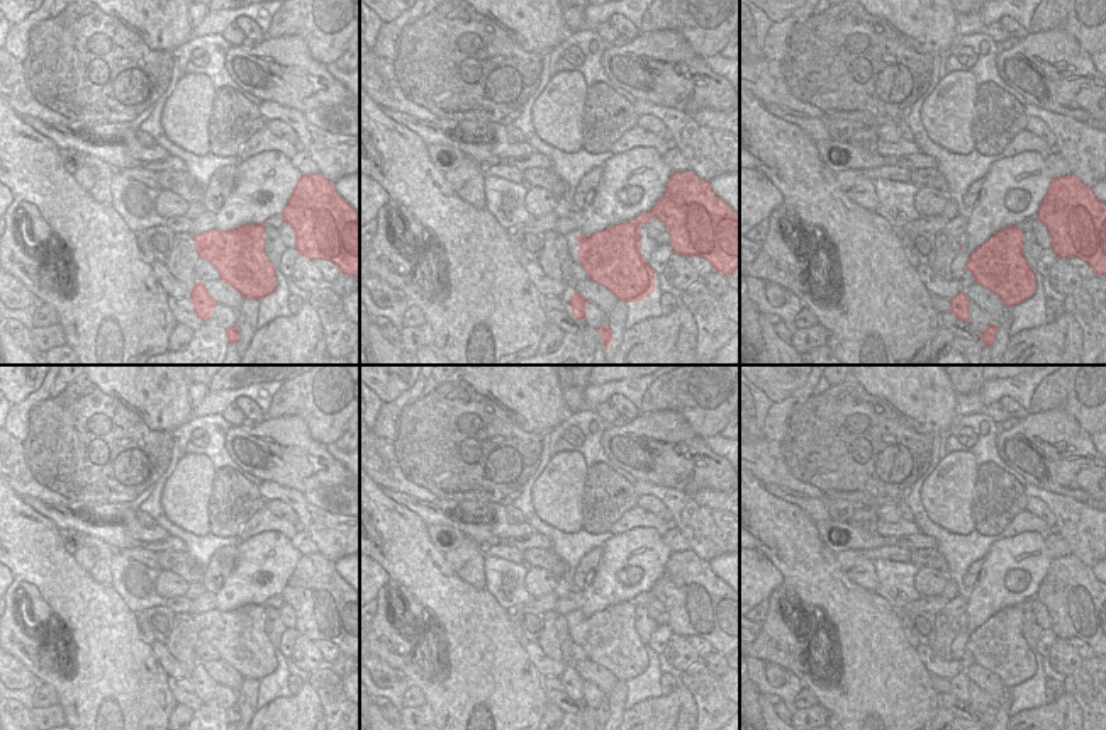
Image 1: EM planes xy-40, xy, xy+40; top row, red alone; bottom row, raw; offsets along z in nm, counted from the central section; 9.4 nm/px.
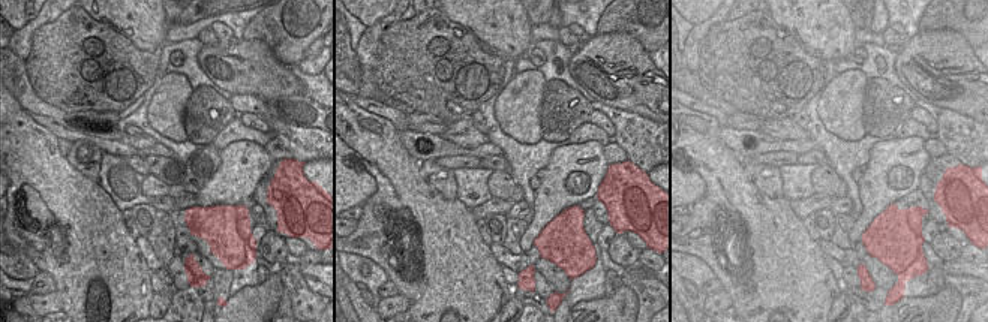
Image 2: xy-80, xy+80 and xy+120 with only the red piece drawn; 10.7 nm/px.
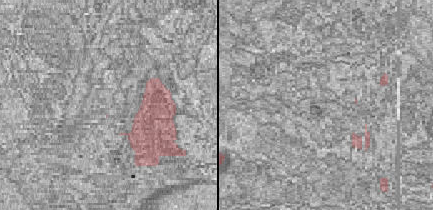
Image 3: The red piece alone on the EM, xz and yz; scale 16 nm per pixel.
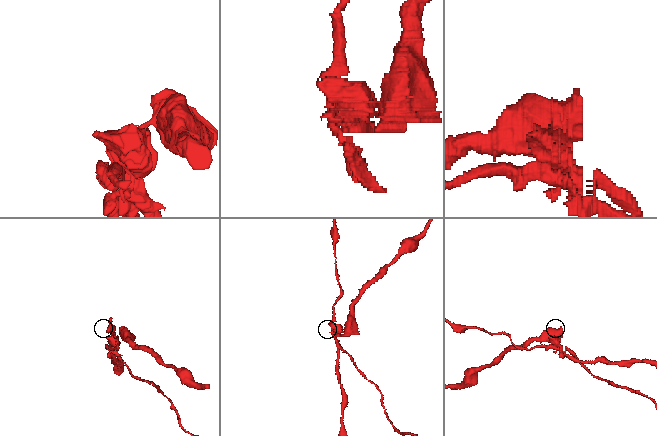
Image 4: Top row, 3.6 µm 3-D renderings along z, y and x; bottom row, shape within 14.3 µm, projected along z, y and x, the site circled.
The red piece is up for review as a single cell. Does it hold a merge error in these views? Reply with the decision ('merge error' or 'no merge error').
merge error

